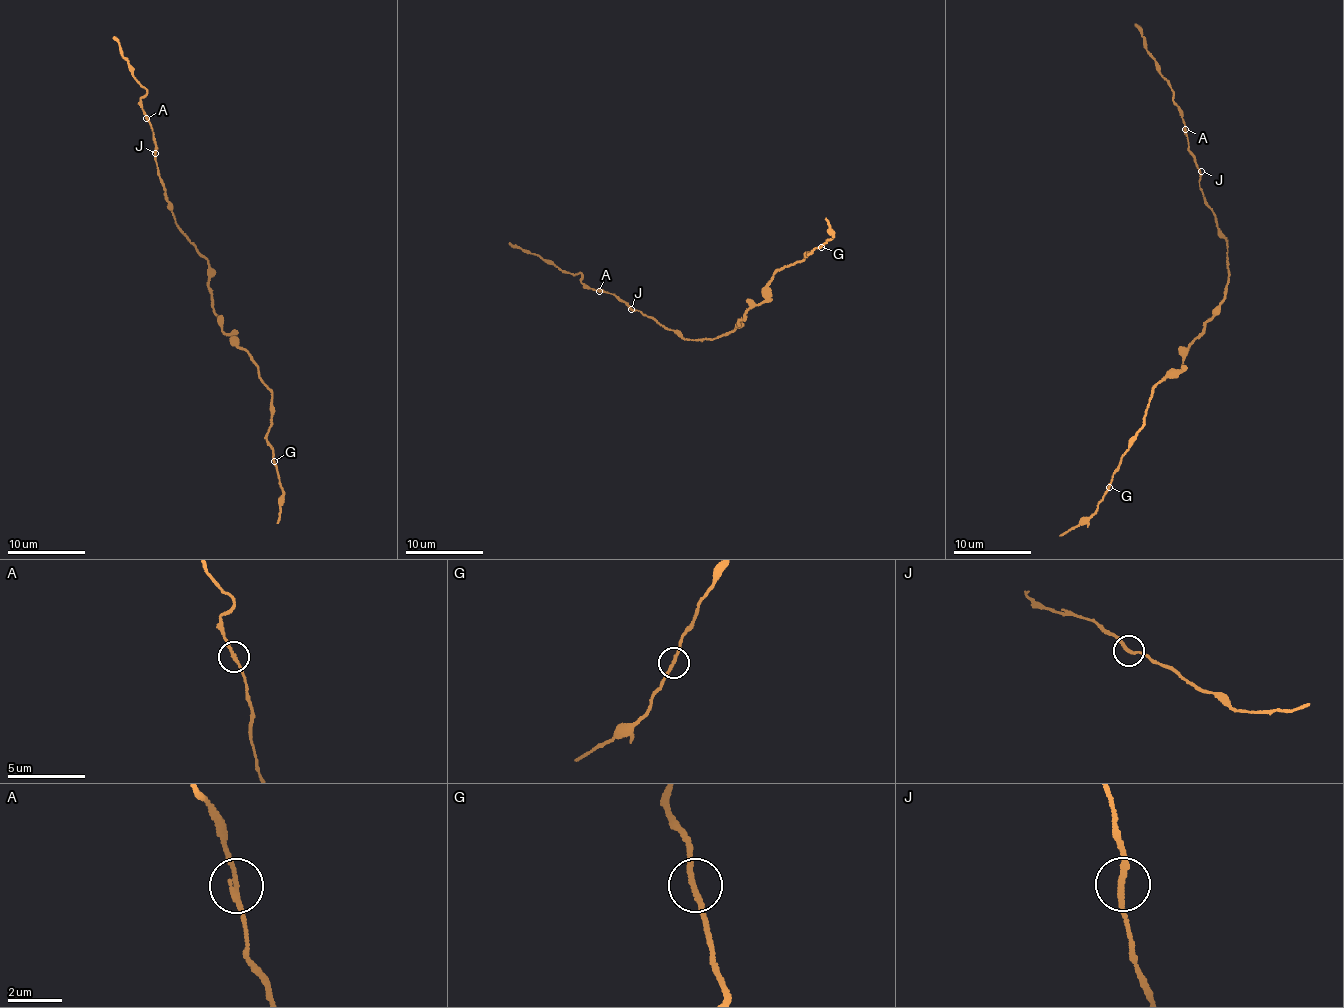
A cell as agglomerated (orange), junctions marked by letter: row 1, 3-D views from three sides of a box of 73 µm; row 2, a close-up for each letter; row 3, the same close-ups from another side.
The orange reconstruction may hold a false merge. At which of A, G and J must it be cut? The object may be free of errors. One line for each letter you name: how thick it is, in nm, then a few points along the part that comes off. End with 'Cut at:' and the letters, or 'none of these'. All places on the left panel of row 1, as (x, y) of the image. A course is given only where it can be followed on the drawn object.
A: 180 nm | (146, 119), (141, 98), (146, 89), (133, 74), (133, 67), (122, 56), (113, 37)
Cut at: A

